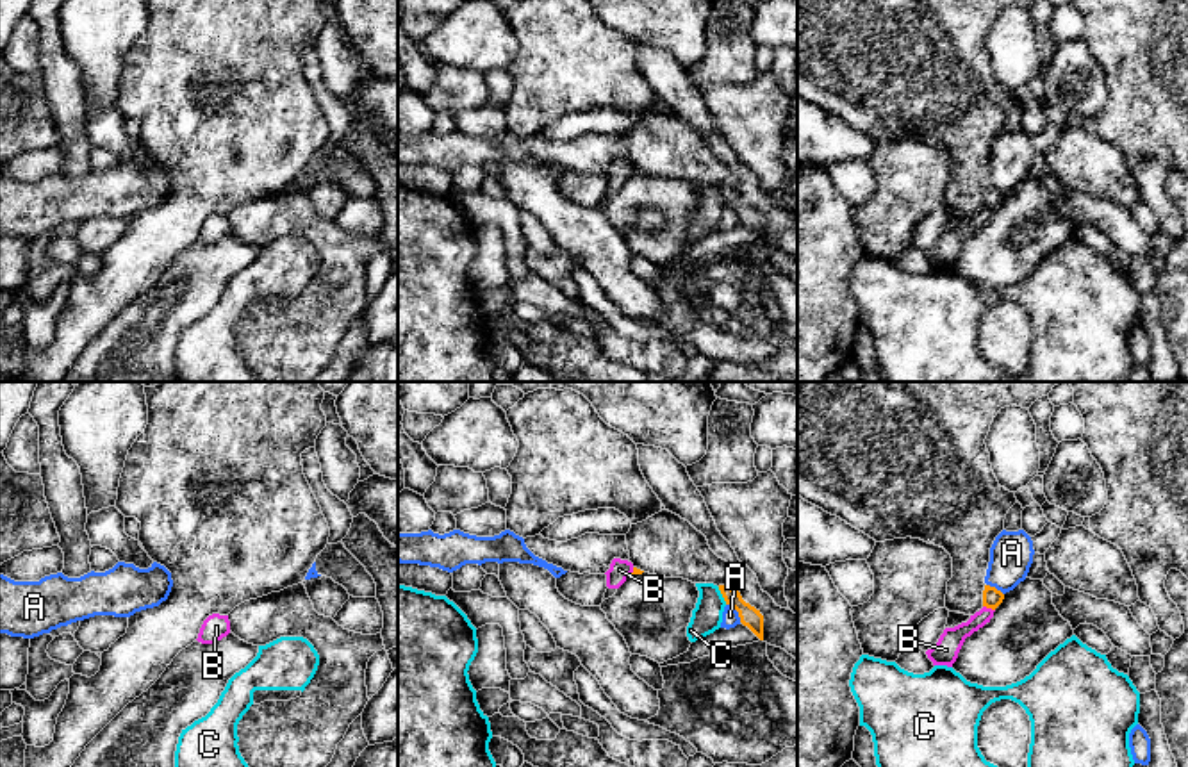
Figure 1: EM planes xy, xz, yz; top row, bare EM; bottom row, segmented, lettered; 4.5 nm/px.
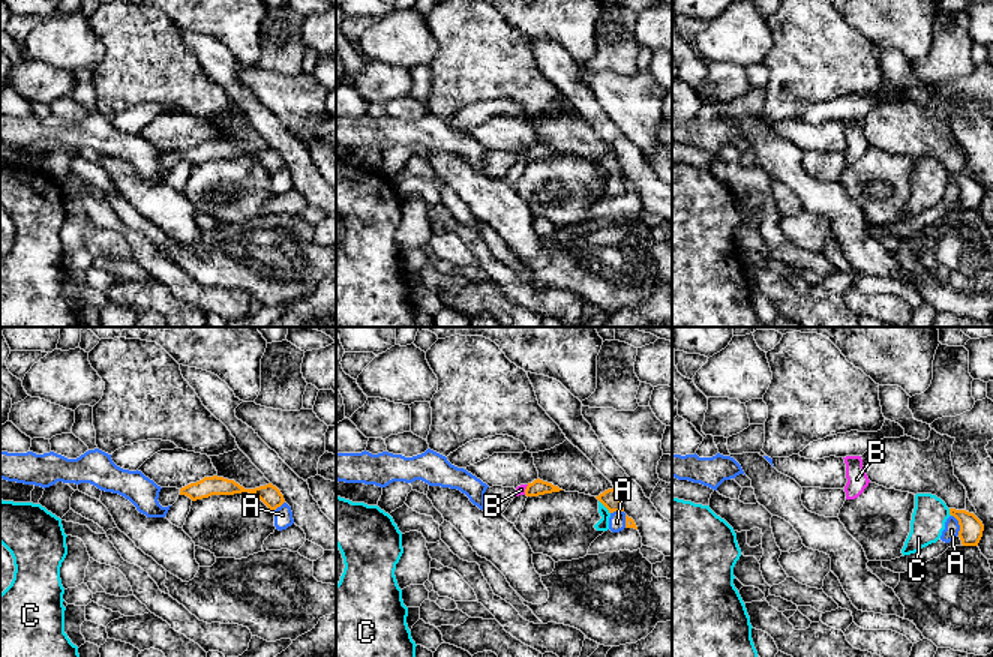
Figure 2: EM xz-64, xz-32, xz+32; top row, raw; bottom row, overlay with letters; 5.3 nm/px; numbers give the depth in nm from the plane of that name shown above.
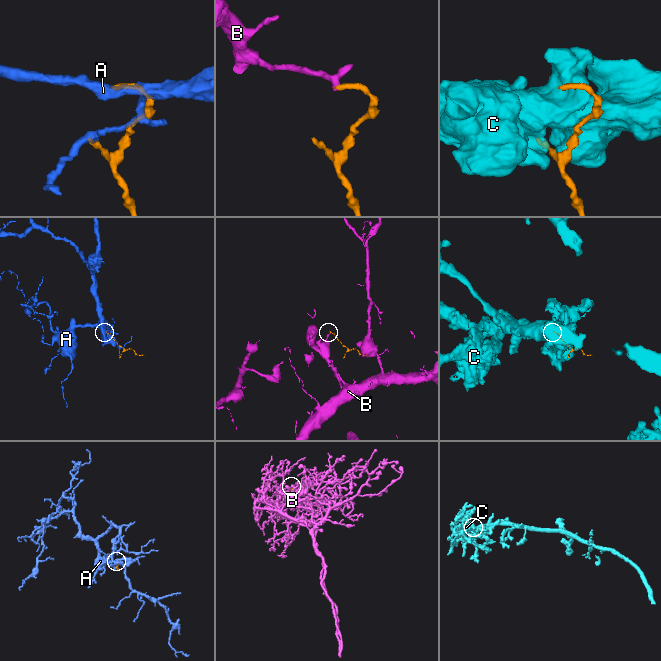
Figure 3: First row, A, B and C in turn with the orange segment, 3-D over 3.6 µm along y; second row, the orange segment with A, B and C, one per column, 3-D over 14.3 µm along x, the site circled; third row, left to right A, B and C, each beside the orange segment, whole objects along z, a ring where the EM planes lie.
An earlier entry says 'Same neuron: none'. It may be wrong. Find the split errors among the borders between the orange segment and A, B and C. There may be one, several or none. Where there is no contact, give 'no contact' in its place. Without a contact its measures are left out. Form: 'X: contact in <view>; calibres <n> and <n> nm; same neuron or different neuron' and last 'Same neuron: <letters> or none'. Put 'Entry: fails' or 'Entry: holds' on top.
Entry: fails
A: contact in xz; calibres 90 and 80 nm; different neuron
B: contact in yz; calibres 90 and 110 nm; different neuron
C: contact in xz; calibres 90 and 140 nm; same neuron
Same neuron: C

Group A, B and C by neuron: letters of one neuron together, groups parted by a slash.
A / B / C

